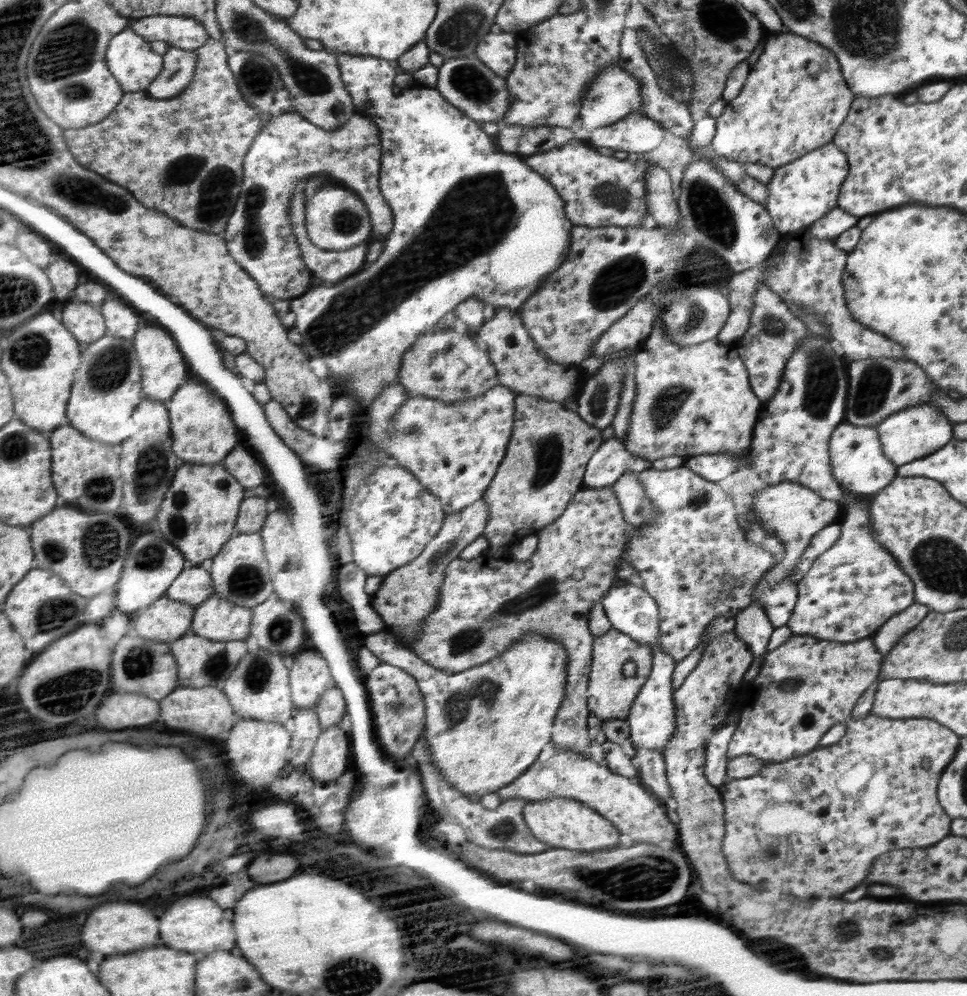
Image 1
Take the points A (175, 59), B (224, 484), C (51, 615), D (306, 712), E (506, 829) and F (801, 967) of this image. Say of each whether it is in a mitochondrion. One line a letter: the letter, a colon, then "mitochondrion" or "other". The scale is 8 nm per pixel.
A: other
B: other
C: mitochondrion
D: other
E: mitochondrion
F: other

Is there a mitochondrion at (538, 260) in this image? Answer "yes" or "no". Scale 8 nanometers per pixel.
no

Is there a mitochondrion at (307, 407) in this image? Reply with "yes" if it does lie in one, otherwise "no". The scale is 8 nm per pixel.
yes

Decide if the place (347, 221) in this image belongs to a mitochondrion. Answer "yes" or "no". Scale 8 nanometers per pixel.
yes

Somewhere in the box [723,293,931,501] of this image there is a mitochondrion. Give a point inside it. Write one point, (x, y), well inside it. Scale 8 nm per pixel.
(820, 385)

